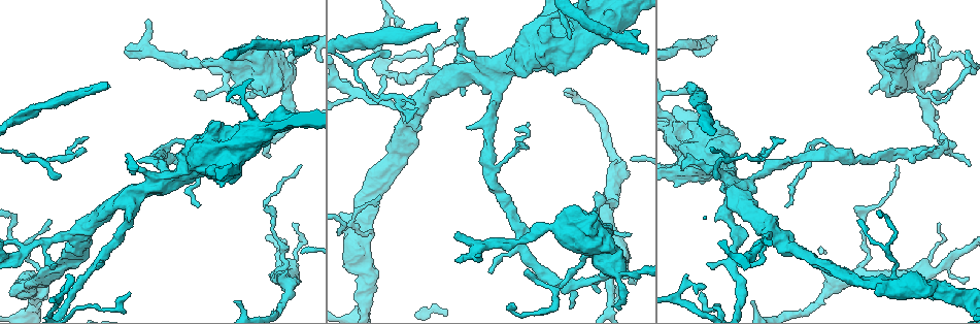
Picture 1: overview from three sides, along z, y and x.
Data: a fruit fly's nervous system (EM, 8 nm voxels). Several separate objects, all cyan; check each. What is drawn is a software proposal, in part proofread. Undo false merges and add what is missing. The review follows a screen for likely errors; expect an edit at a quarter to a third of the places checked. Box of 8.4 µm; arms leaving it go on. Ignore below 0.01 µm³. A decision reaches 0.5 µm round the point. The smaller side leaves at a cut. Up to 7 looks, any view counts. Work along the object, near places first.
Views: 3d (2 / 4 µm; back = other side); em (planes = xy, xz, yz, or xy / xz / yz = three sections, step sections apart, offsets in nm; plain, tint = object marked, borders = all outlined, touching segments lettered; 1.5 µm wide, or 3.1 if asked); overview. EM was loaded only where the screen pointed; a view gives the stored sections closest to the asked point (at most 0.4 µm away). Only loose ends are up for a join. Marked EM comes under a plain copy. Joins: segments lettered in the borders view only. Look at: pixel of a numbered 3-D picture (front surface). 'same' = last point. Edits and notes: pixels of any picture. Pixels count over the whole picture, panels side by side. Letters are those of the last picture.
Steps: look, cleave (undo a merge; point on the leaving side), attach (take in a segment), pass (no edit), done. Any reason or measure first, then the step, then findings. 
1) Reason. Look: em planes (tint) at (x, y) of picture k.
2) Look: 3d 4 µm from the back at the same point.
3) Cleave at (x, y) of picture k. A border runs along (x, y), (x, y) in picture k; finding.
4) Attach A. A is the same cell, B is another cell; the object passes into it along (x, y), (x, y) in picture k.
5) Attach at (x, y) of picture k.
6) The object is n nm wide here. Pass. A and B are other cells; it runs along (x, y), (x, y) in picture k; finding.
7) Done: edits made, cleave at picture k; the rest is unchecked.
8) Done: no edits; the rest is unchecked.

An open end. Look: em yz step 4 (borders) at (629, 232) of picture 1.

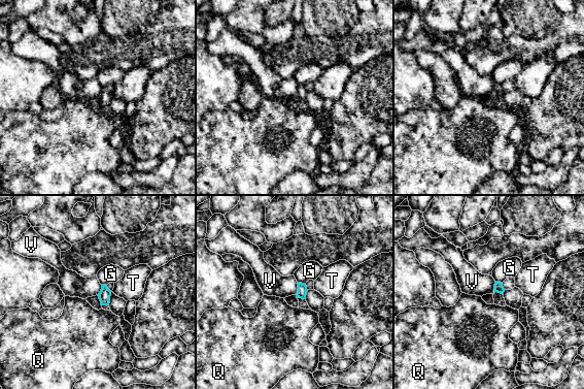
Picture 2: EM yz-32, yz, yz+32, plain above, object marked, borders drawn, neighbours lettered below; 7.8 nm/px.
Look: em planes (borders) at the same point.

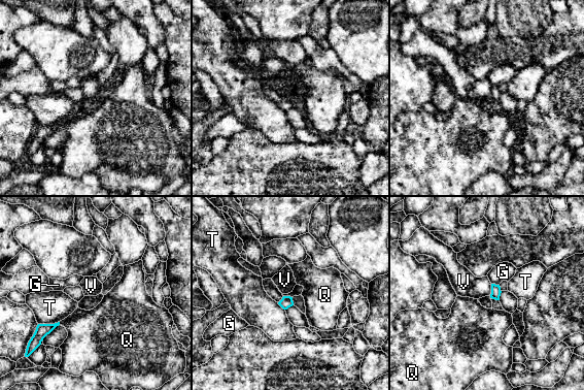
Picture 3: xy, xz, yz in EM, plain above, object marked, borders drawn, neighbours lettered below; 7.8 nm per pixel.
Pass. G, Q, T and V are other cells; none of them fits.

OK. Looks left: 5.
Free end. Look: em planes (borders) at (966, 66) of picture 1.

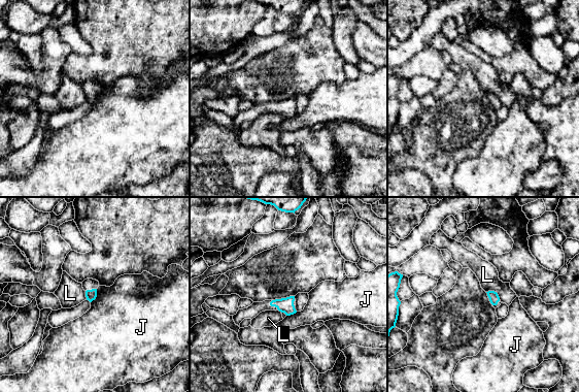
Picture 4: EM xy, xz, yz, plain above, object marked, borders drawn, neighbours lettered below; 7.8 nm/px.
Pass. J and L are other cells; a border runs along (486, 291), (495, 291), (500, 299) in picture 4; none of them fits.

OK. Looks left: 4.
Thin end. Look: em yz step 8 (borders) at (138, 168) of picture 1.

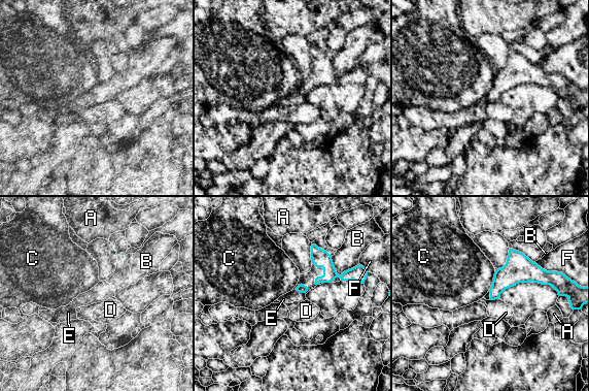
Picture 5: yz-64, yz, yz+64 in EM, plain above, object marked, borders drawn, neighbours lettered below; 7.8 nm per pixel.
Cut it another way. Look: em planes (borders) at the same point.

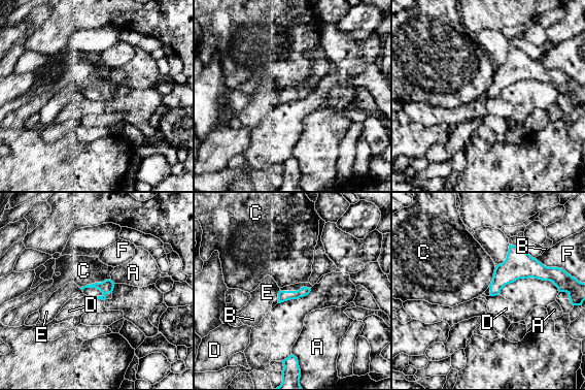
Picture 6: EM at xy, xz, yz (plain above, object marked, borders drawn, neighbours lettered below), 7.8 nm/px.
Pass. A, B, C, D, E and F are other cells; a border runs along (110, 279), (87, 284), (80, 288) in picture 6; none of them fits.

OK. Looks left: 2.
Done: no edits; the rest is unchecked.

